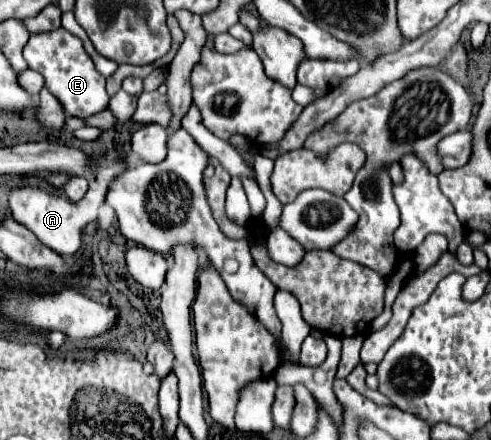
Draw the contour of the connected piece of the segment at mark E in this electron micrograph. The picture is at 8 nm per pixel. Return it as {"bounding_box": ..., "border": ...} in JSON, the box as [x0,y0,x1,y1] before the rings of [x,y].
{"bounding_box":[23,28,109,118],"border":[[[65,28],[31,36],[23,56],[29,68],[45,78],[45,88],[61,102],[63,112],[67,116],[89,118],[109,106],[109,96],[105,92],[105,78],[95,70],[93,60],[85,52],[81,40],[65,32]]]}

